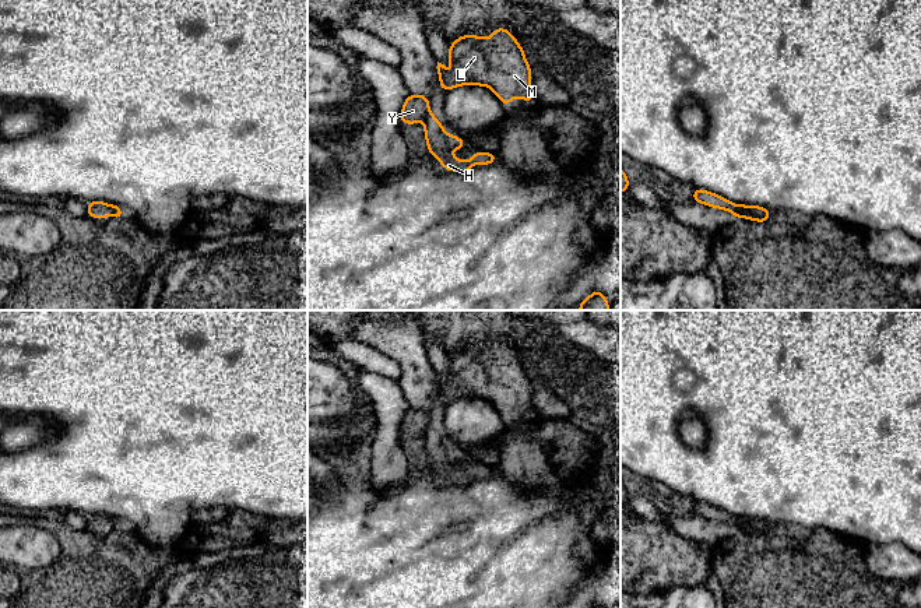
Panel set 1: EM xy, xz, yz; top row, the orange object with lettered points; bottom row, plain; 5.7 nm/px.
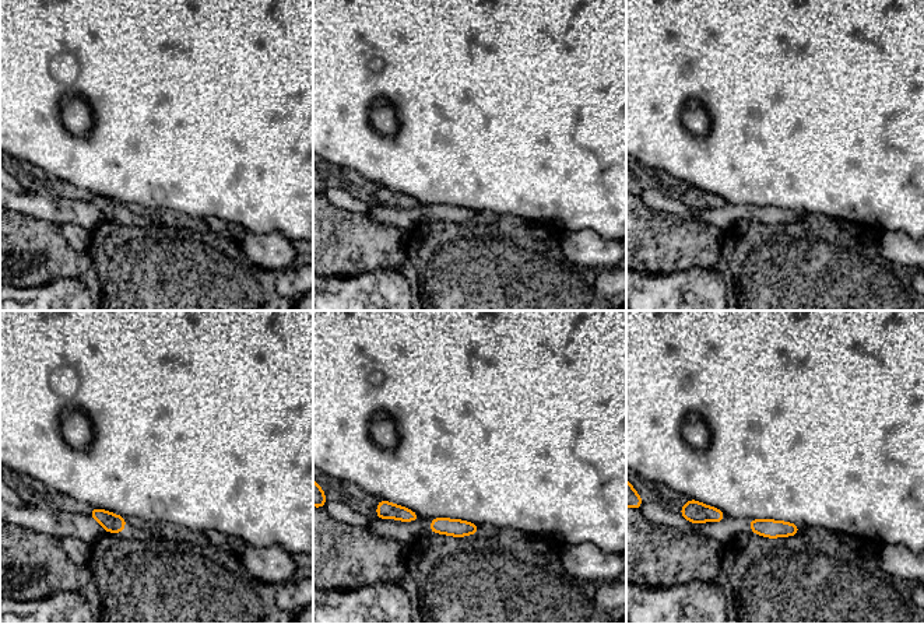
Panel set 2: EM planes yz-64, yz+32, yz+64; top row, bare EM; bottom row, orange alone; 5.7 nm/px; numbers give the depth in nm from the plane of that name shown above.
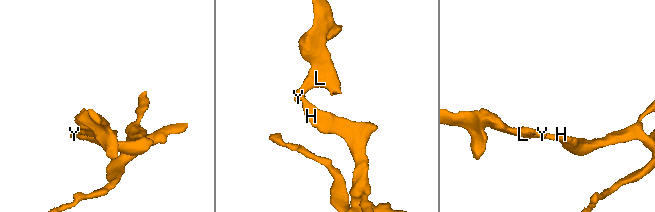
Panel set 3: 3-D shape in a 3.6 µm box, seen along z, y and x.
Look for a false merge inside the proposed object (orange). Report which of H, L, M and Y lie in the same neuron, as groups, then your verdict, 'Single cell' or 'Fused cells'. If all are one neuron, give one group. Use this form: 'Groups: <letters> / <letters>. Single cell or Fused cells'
Groups: H / L M Y. Fused cells

